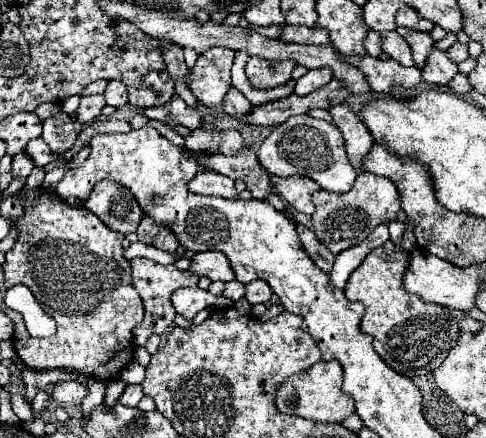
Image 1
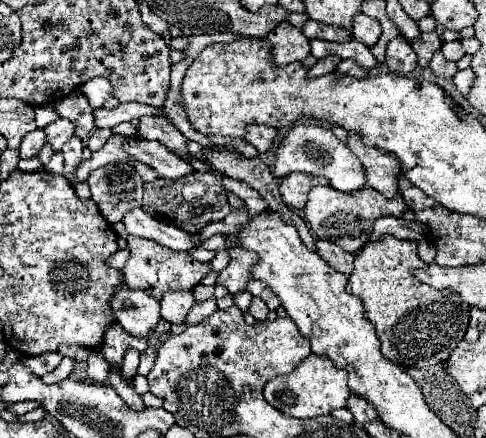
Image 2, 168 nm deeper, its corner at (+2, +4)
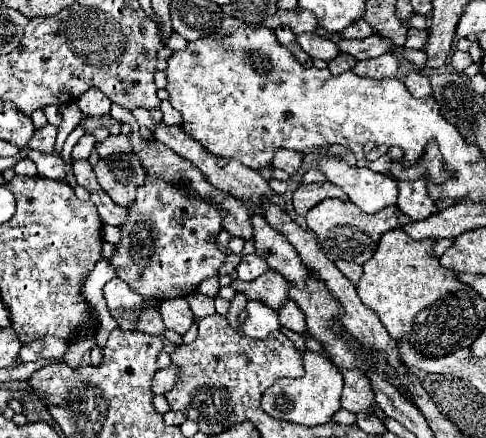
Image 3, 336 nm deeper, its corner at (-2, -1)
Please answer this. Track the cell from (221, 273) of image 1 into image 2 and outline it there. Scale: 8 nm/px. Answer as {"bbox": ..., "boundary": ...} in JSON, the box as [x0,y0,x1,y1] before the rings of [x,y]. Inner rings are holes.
{"bbox":[217,248,257,294],"boundary":[[[229,248],[227,254],[229,254],[229,264],[219,272],[217,284],[225,286],[231,294],[237,294],[245,290],[245,284],[251,278],[249,270],[253,262],[257,262],[257,254],[241,248]]]}

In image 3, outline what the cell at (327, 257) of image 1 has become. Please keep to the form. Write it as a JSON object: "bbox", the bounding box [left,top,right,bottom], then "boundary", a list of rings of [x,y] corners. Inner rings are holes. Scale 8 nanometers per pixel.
{"bbox":[335,261,363,281],"boundary":[[[337,261],[335,263],[337,269],[349,279],[349,281],[359,281],[361,275],[363,275],[363,267],[357,265],[357,263],[349,263],[349,261]]]}

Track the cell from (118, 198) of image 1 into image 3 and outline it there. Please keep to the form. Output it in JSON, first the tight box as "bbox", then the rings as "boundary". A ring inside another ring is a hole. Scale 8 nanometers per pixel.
{"bbox":[93,153,147,207],"boundary":[[[135,153],[99,159],[93,171],[103,191],[121,207],[129,207],[135,201],[135,191],[147,177]]]}

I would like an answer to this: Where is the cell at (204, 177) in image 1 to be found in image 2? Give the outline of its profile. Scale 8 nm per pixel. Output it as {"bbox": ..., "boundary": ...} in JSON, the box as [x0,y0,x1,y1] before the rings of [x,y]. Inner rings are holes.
{"bbox":[125,140,195,182],"boundary":[[[129,140],[125,150],[129,156],[155,168],[161,178],[177,182],[195,172],[195,168],[189,162],[169,152],[163,144],[157,144],[157,140]]]}

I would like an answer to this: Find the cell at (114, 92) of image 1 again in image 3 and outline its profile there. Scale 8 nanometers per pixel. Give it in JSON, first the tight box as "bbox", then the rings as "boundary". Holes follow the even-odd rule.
{"bbox":[77,87,111,117],"boundary":[[[93,87],[93,89],[85,91],[77,99],[77,105],[79,105],[83,117],[99,117],[99,115],[107,115],[109,113],[111,101],[109,101],[109,97],[101,89]]]}

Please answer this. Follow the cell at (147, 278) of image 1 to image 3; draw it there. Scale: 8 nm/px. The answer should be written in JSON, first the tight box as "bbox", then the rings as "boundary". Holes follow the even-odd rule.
{"bbox":[109,179,225,301],"boundary":[[[145,179],[127,213],[129,221],[119,227],[121,241],[109,263],[135,293],[159,301],[185,297],[201,281],[217,275],[225,255],[215,247],[215,239],[223,231],[225,211],[209,197],[199,197],[189,183],[173,185],[163,179]]]}

